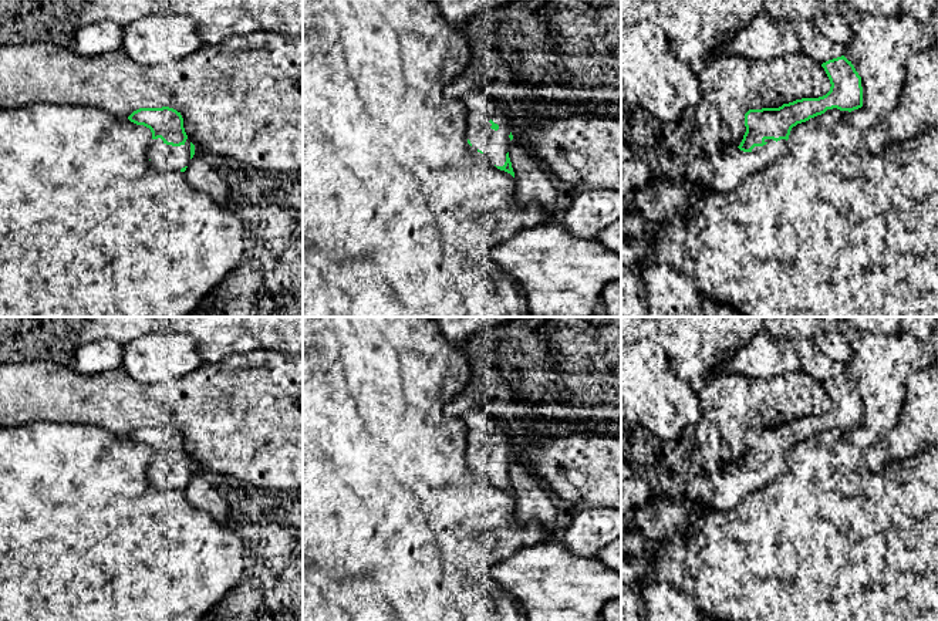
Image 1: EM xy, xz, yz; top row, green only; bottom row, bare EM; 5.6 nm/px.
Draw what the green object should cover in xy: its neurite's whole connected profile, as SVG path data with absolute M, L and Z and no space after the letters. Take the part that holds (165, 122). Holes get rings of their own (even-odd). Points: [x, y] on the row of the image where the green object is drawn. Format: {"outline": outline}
{"outline": "M139 108L128 119L152 132L148 156L159 171L185 172L195 155L195 145L188 139L180 112L173 108Z"}

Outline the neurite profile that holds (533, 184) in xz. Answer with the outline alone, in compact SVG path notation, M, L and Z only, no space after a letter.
M512 139L509 158L514 172L516 199L519 203L537 203L551 219L559 215L556 180L533 156L523 141Z

